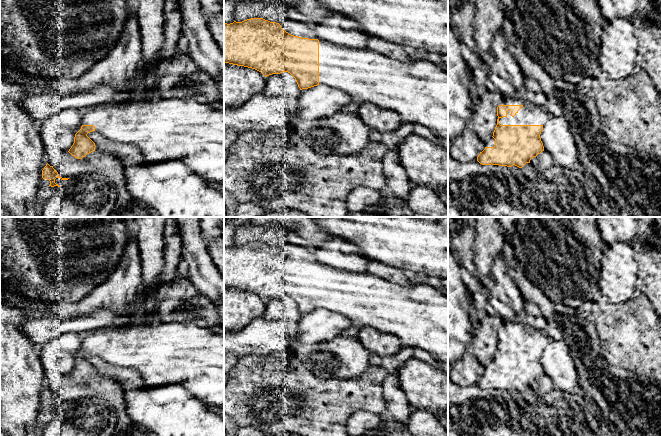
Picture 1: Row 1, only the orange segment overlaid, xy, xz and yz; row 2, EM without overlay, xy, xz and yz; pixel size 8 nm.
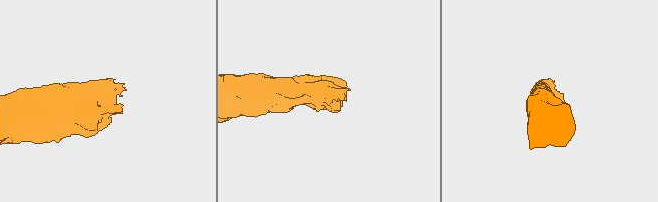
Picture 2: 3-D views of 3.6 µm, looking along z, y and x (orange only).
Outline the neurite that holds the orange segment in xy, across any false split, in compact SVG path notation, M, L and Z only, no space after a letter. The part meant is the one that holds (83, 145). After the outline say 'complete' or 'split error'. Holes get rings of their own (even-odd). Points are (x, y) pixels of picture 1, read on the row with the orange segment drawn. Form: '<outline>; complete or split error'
M201 98L137 99L124 103L108 102L82 111L81 129L75 134L69 153L77 159L97 150L87 136L96 131L106 140L136 146L147 162L180 161L207 183L224 184L224 111L214 109Z; split error

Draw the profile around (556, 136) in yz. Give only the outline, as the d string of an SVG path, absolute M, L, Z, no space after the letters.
M551 115L546 124L543 126L540 138L543 143L544 150L550 153L553 157L554 164L572 170L577 169L579 167L575 138L572 135L570 126L566 118Z

